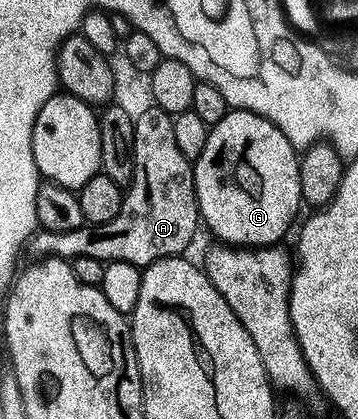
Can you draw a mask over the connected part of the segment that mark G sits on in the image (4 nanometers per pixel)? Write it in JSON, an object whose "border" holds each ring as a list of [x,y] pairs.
{"border":[[[230,109],[220,122],[211,126],[208,139],[205,140],[204,150],[201,151],[198,158],[193,162],[194,185],[199,209],[199,216],[203,224],[208,225],[209,229],[217,236],[215,237],[223,244],[229,244],[235,247],[263,248],[272,247],[279,244],[279,241],[289,229],[299,207],[302,207],[303,198],[301,195],[300,181],[300,157],[297,148],[293,146],[290,140],[276,128],[266,117],[258,116],[255,112],[247,109]]]}

